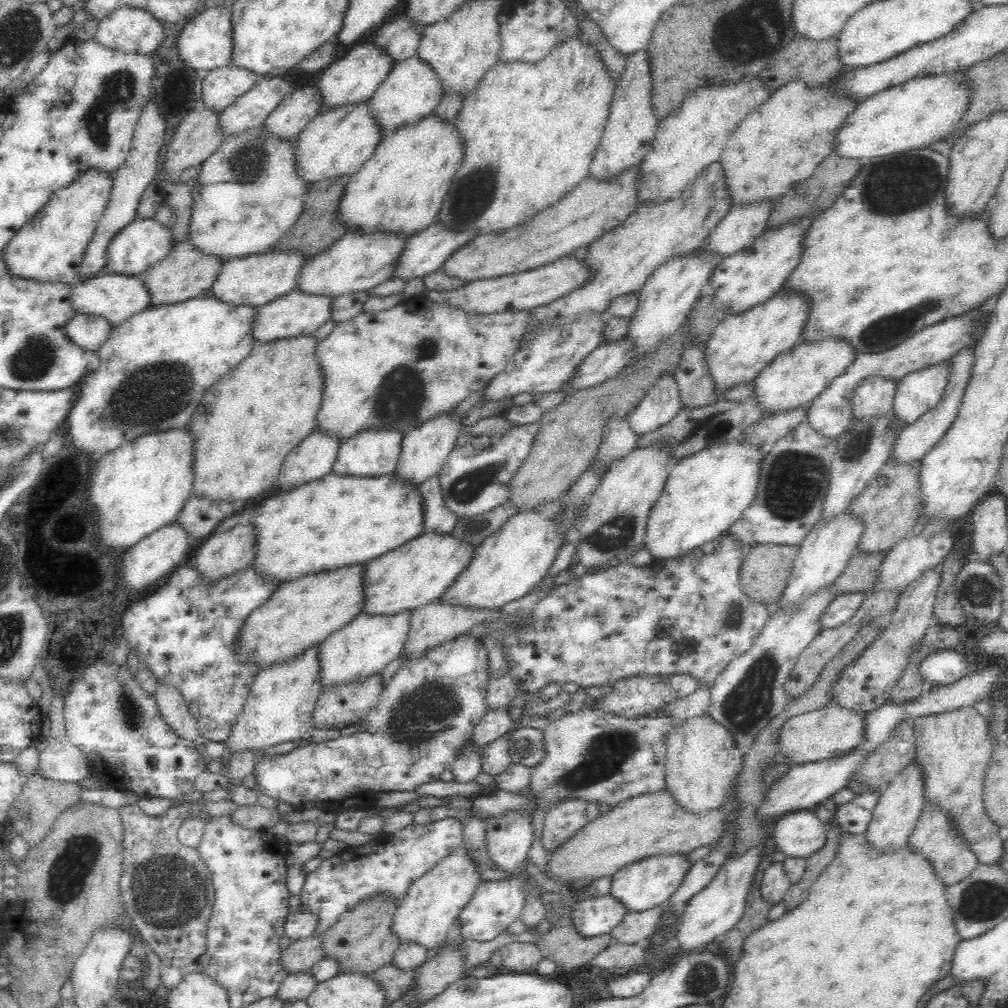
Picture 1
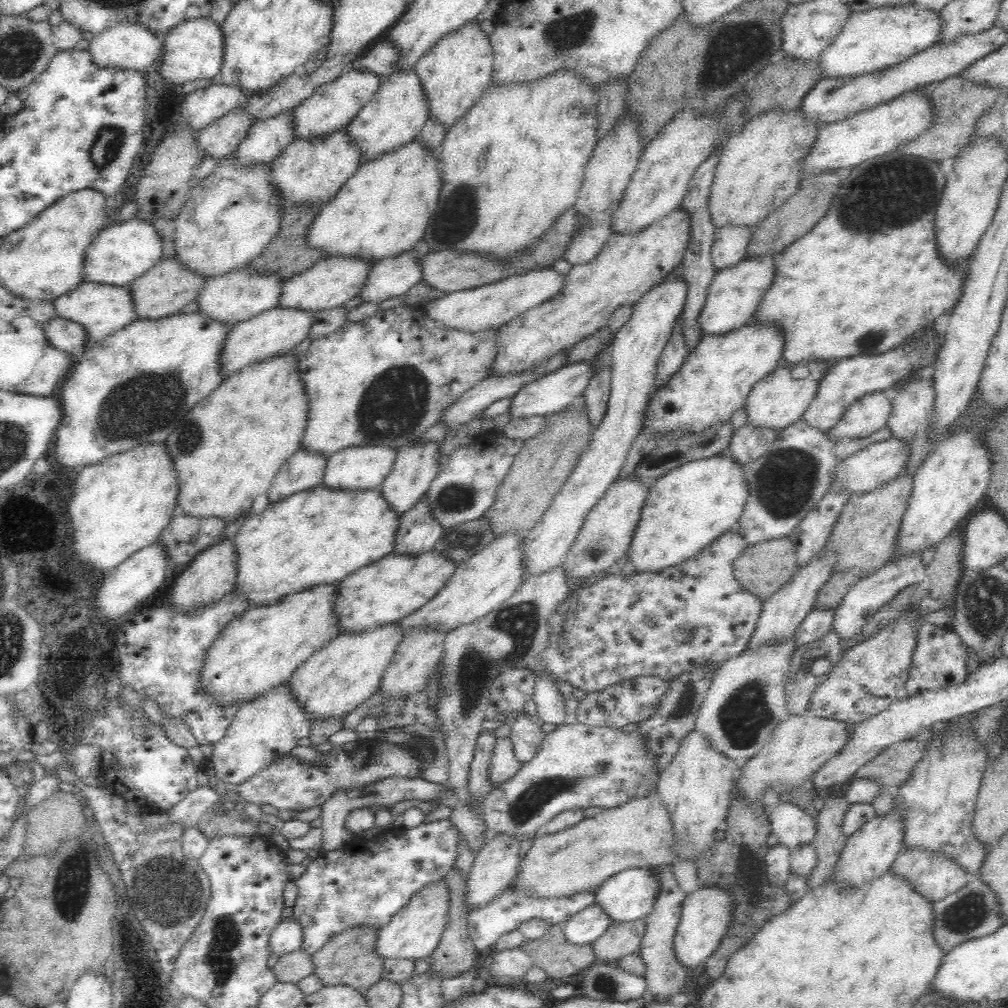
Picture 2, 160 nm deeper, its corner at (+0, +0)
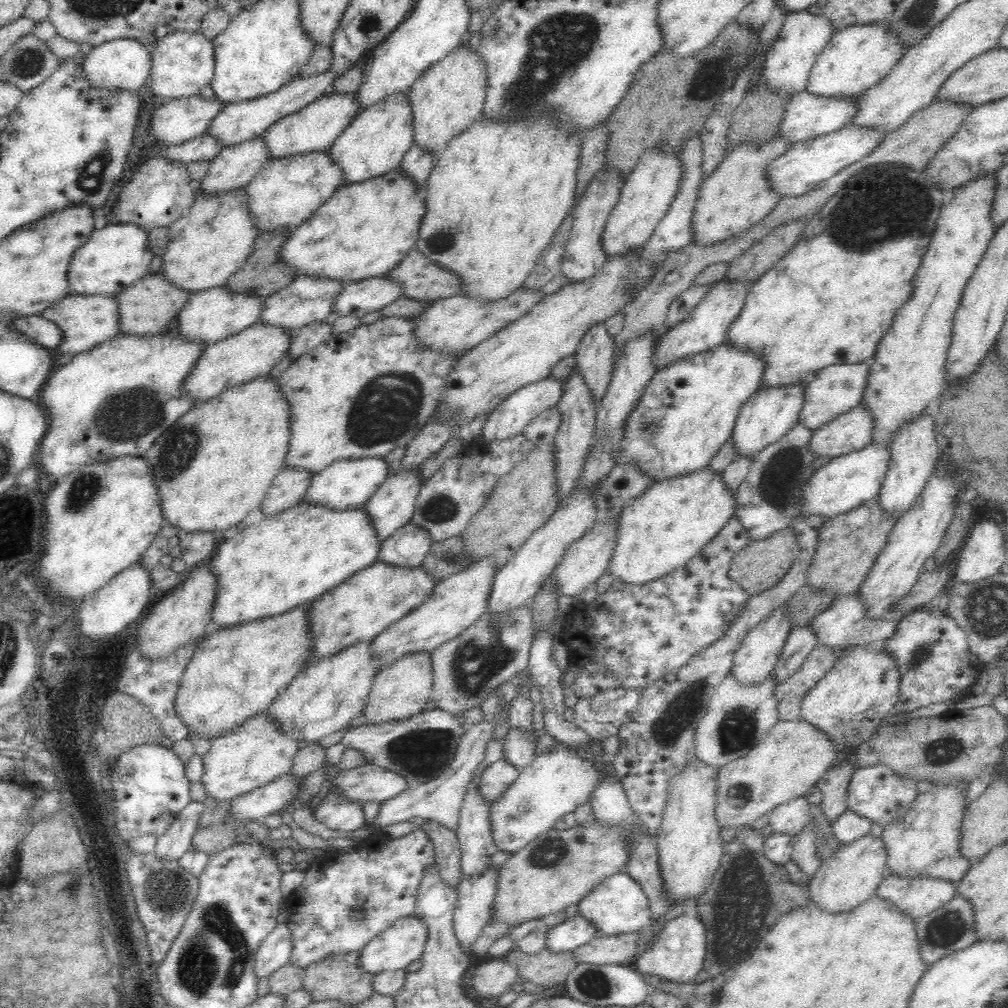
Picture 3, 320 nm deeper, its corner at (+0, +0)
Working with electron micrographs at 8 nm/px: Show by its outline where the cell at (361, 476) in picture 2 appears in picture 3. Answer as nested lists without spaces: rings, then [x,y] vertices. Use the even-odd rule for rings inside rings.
[[[384,456],[342,457],[332,461],[332,464],[313,474],[304,502],[324,504],[336,509],[364,507],[379,485],[386,480],[390,466]]]

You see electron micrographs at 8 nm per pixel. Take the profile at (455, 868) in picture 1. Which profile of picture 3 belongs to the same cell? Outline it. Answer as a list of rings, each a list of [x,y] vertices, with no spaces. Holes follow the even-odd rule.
[[[416,911],[400,917],[392,926],[385,928],[362,949],[360,963],[364,969],[376,974],[383,970],[404,969],[414,960],[420,960],[428,942],[428,923],[416,915]]]

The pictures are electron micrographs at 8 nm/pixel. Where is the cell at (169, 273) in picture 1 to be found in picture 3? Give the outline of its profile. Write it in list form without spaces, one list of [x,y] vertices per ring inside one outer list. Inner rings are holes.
[[[148,273],[134,285],[116,294],[120,307],[120,332],[130,335],[150,335],[166,329],[166,324],[180,314],[193,292],[173,284],[164,273]]]

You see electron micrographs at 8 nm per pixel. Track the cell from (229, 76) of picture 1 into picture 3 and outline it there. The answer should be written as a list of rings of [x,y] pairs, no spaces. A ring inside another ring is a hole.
[[[199,94],[167,99],[154,112],[151,112],[149,132],[153,138],[164,144],[182,144],[184,141],[208,131],[208,126],[211,126],[212,120],[222,112],[222,108],[227,104],[228,101],[222,101],[216,96],[202,98]]]

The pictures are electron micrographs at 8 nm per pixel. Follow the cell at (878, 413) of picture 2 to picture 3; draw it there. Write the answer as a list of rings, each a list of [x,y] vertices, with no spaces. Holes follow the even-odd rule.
[[[856,405],[813,431],[807,450],[815,456],[837,457],[872,443],[874,411],[868,405]]]

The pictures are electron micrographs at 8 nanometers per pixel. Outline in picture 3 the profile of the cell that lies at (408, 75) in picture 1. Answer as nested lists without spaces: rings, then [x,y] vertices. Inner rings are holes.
[[[396,91],[382,97],[374,104],[364,107],[358,112],[354,120],[340,133],[340,136],[329,147],[332,157],[344,167],[346,184],[381,175],[390,169],[400,166],[408,149],[414,144],[414,113],[410,103],[409,91]]]

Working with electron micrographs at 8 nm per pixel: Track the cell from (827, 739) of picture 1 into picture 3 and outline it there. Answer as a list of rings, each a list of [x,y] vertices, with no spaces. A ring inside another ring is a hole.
[[[780,720],[766,734],[765,738],[746,756],[721,768],[716,796],[716,817],[723,827],[741,827],[751,824],[763,815],[776,808],[779,804],[802,797],[809,790],[815,789],[820,778],[831,770],[839,746],[824,730],[817,728],[806,720]]]

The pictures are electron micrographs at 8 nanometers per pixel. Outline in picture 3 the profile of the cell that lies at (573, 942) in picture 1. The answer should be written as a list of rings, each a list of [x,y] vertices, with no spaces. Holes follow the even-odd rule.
[[[548,945],[535,953],[525,953],[514,947],[502,958],[514,962],[529,988],[560,984],[579,963],[574,951],[552,951]]]

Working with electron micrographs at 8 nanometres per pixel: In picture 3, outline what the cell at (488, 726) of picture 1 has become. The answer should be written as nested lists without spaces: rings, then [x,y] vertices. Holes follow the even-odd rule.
[[[476,778],[470,780],[466,785],[464,796],[462,797],[459,822],[457,830],[457,840],[462,857],[462,875],[466,878],[470,873],[481,871],[490,863],[502,866],[512,855],[512,852],[504,852],[495,846],[492,827],[490,824],[490,803],[486,799],[486,795],[480,791]]]

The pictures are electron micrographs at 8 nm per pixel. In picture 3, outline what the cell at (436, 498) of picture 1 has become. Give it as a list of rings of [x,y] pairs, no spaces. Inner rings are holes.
[[[408,521],[382,541],[378,560],[406,567],[422,565],[432,545],[430,530]]]

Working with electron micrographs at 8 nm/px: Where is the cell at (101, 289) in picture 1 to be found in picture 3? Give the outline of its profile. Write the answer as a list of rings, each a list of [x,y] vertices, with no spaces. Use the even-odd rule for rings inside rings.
[[[69,294],[56,300],[40,315],[56,321],[58,327],[64,329],[64,342],[57,347],[62,354],[74,356],[86,352],[101,342],[120,333],[120,307],[116,296],[101,294]]]

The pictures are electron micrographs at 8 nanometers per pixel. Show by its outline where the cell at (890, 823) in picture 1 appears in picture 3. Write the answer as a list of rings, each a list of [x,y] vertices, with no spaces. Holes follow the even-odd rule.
[[[872,832],[843,844],[836,852],[823,859],[818,870],[810,878],[808,887],[810,900],[832,912],[845,911],[866,900],[878,888],[887,873],[887,844],[880,836]]]

